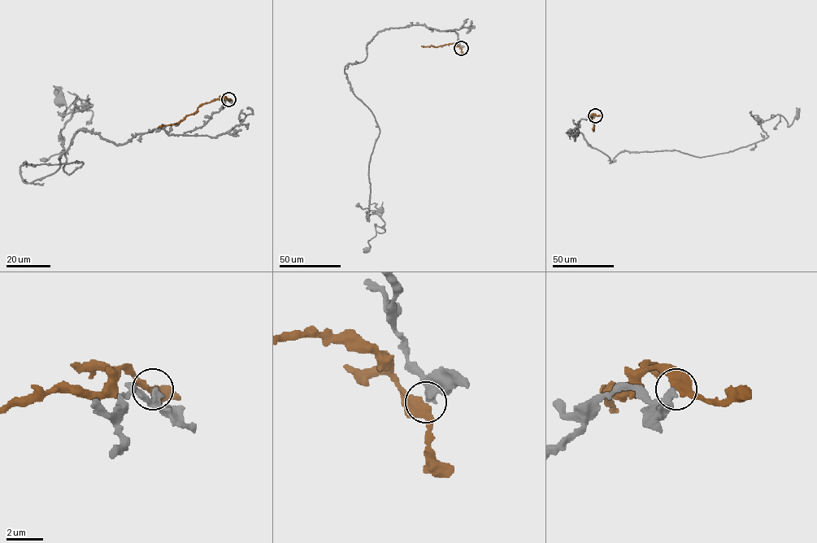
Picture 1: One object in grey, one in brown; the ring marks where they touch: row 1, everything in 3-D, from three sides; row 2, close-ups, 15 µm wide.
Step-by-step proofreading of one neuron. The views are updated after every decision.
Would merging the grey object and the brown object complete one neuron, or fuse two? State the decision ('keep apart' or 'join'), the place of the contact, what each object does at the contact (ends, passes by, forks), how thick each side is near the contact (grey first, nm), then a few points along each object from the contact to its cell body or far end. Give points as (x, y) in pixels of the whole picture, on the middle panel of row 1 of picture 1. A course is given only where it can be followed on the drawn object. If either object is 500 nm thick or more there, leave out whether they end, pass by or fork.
keep apart; place (461, 48); grey ends; brown passes by; calibres 380 and 380 nm; course grey (461, 48), (450, 30), (390, 28), (345, 67), (380, 132), (367, 219), (384, 224), (366, 249); course brown (461, 48), (451, 43), (436, 46), (421, 45)

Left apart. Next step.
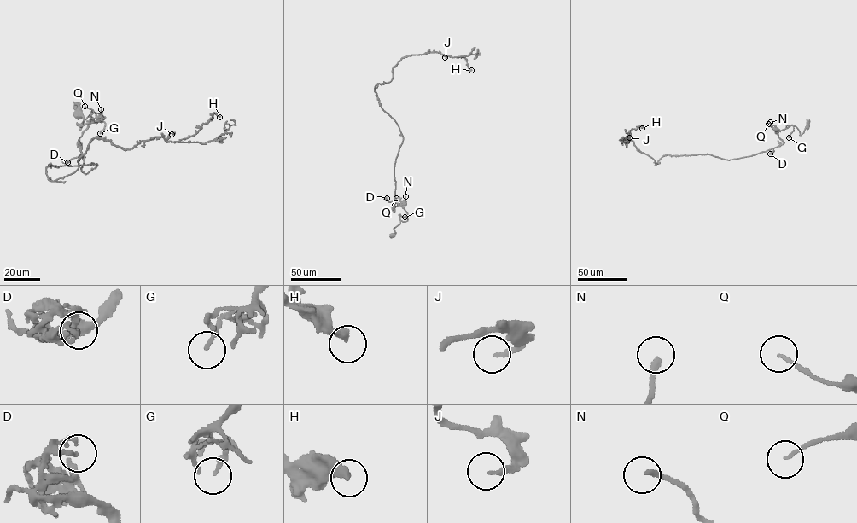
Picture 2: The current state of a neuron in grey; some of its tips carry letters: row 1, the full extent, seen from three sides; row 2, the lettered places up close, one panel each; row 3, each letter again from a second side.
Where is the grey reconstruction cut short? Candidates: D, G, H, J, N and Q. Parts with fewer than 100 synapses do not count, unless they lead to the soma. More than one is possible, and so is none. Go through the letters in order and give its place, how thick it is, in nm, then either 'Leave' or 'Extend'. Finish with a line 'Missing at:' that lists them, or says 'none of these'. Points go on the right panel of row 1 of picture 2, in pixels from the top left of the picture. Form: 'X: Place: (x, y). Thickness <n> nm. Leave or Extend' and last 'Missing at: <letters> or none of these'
D: Place: (770, 153). Thickness 130 nm. Leave
G: Place: (789, 137). Thickness 170 nm. Leave
H: Place: (642, 128). Thickness 360 nm. Leave
J: Place: (629, 137). Thickness 190 nm. Leave
N: Place: (768, 124). Thickness 190 nm. Leave
Q: Place: (770, 122). Thickness 110 nm. Leave
Missing at: none of these

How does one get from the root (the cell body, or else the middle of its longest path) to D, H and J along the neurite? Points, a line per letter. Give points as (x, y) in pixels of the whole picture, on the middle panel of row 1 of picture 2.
D: (392, 235), (400, 223), (399, 214), (405, 217), (407, 213), (399, 206), (393, 212), (394, 201), (387, 198)
H: (392, 235), (407, 214), (393, 211), (403, 137), (375, 86), (411, 55), (461, 56), (471, 70)
J: (392, 235), (407, 214), (393, 211), (403, 137), (374, 87), (402, 57), (445, 57)

